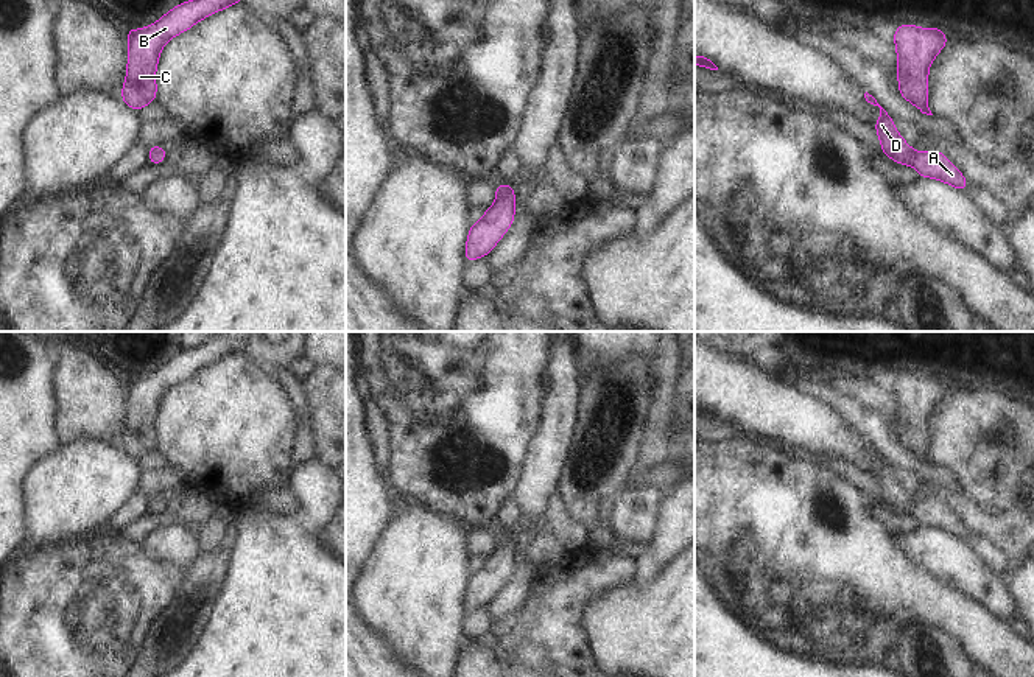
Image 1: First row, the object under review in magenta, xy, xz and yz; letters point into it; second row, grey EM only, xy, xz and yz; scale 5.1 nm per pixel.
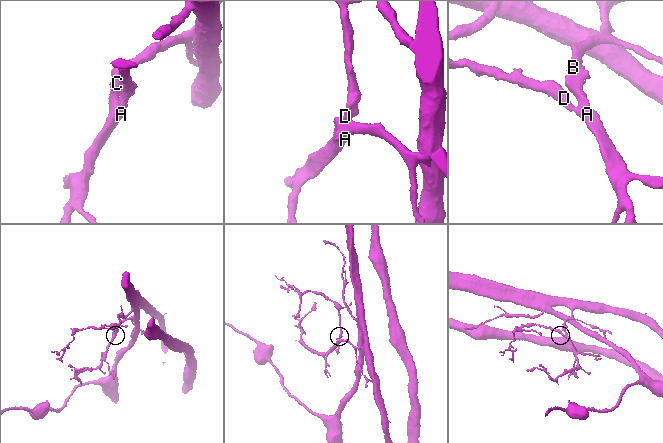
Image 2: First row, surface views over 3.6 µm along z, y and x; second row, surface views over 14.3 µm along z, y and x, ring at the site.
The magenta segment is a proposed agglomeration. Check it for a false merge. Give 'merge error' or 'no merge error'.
no merge error

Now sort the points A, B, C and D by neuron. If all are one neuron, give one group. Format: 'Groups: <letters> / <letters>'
Groups: A B C D

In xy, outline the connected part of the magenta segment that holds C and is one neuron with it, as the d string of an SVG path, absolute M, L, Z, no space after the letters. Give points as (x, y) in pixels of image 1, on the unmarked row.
M220 331L196 349L179 352L143 378L126 377L128 416L120 448L140 462L157 445L156 416L162 395L196 370L243 349L251 331Z

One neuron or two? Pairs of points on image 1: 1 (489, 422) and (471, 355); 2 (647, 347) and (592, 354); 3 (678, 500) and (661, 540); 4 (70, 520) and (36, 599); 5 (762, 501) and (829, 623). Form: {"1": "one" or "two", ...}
{"1": "one", "2": "one", "3": "one", "4": "two", "5": "one"}

